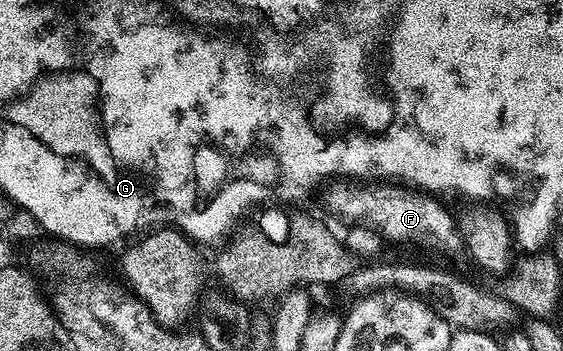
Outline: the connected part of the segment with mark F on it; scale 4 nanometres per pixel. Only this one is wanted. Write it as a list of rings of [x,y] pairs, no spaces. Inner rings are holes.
[[[337,182],[329,192],[331,211],[350,225],[366,224],[380,234],[382,241],[414,244],[437,256],[457,256],[466,251],[465,238],[458,221],[444,208],[436,195],[410,190],[393,182]]]

